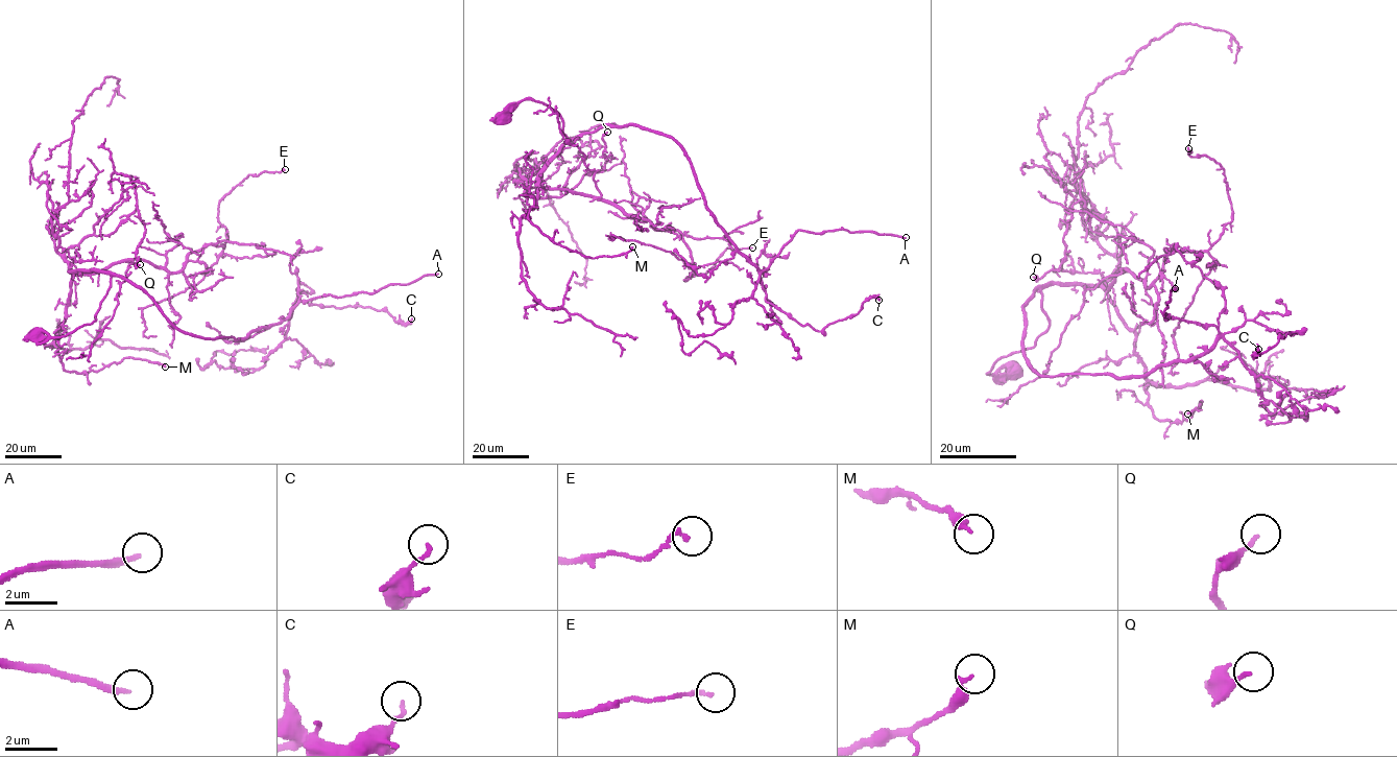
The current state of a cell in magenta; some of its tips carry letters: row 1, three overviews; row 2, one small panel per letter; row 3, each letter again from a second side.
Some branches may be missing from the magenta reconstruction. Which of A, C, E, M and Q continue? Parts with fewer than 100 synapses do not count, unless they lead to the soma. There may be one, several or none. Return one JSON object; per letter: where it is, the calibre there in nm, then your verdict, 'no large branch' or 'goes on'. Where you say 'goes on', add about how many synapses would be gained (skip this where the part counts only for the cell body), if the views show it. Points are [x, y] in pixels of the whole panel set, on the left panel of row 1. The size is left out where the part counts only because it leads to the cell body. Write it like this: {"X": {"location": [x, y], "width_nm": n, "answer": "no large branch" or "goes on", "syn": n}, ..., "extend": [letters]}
{"A": {"location": [438, 274], "width_nm": 180, "answer": "goes on", "syn": 200}, "C": {"location": [411, 318], "width_nm": 130, "answer": "no large branch"}, "E": {"location": [285, 169], "width_nm": 150, "answer": "no large branch"}, "M": {"location": [165, 367], "width_nm": 180, "answer": "no large branch"}, "Q": {"location": [140, 264], "width_nm": 160, "answer": "no large branch"}, "extend": ["A"]}

